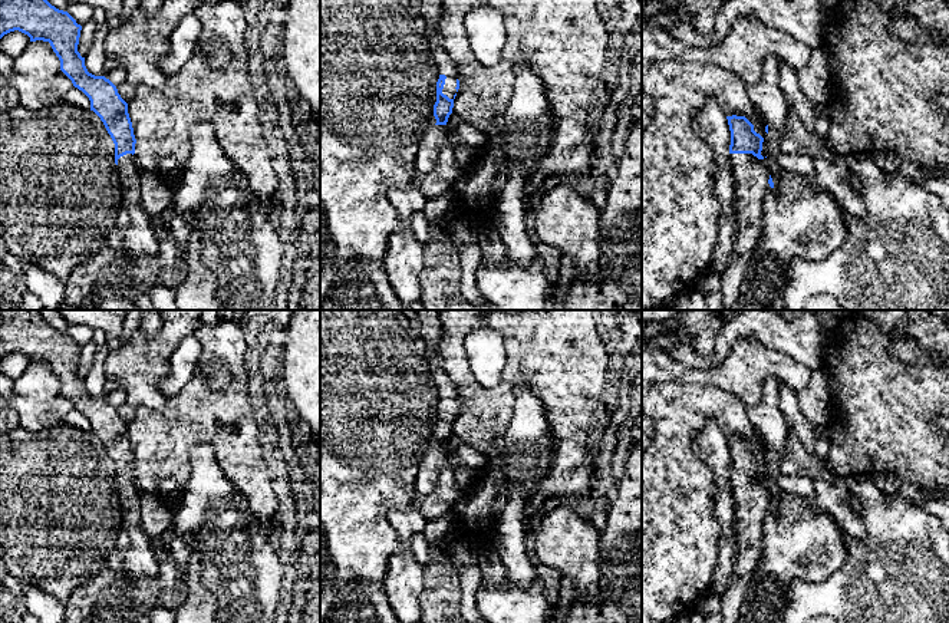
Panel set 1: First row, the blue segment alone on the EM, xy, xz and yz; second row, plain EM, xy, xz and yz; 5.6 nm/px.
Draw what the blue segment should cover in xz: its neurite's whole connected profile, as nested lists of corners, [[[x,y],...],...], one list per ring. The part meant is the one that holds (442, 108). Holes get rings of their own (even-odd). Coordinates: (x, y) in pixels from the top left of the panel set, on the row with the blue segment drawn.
[[[439,75],[436,82],[436,102],[434,105],[435,125],[447,125],[449,115],[452,113],[454,99],[459,89],[459,80],[457,76]]]

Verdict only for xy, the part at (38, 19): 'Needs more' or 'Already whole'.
Needs more

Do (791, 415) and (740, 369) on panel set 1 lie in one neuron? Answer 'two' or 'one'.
two

